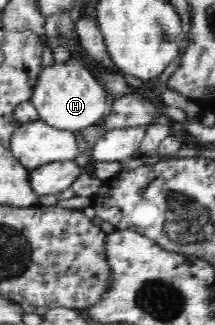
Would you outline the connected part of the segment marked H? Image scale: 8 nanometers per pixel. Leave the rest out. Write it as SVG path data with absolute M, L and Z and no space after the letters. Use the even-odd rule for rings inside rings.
M75 59L41 68L30 101L42 121L61 130L82 131L87 126L98 124L107 114L107 93L104 87L83 63Z

